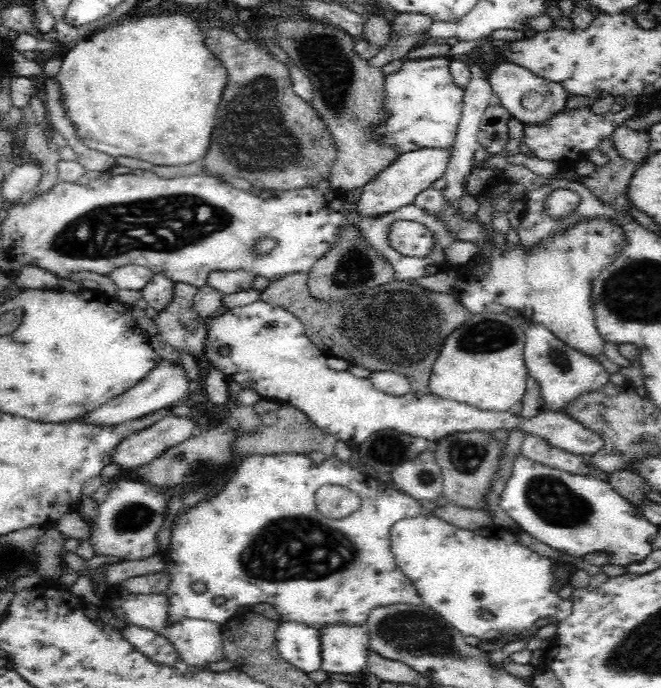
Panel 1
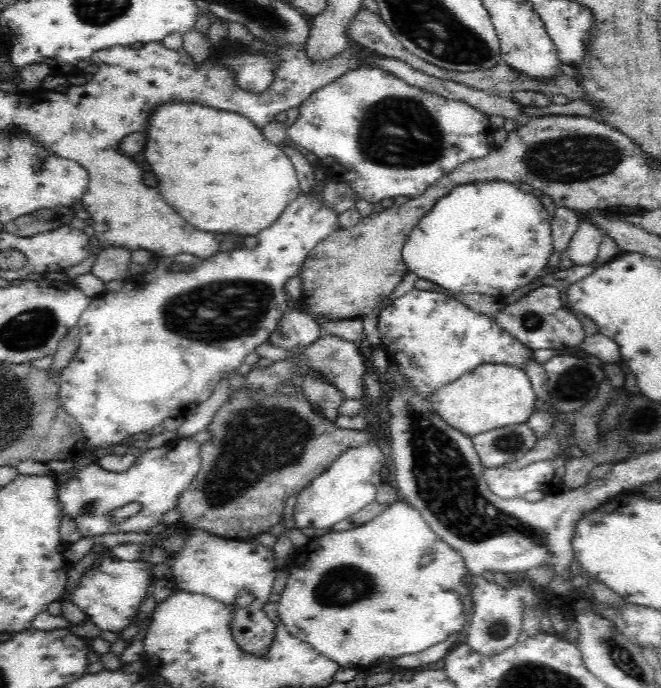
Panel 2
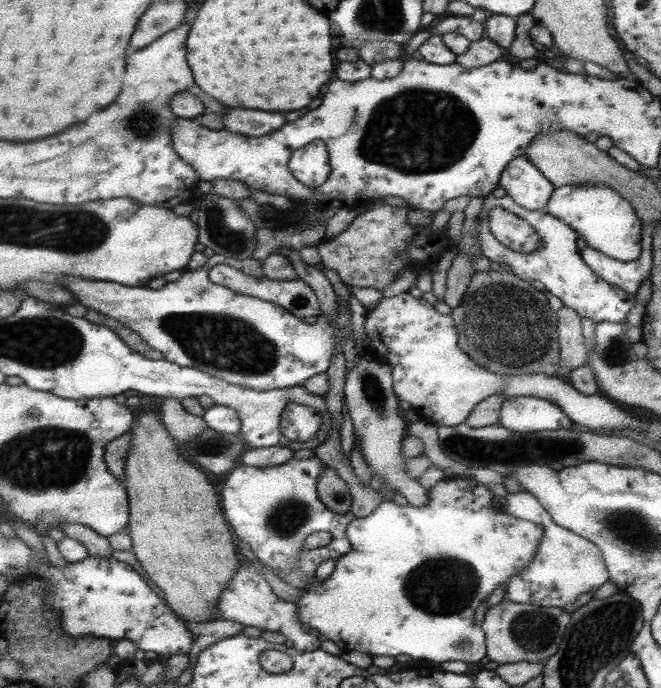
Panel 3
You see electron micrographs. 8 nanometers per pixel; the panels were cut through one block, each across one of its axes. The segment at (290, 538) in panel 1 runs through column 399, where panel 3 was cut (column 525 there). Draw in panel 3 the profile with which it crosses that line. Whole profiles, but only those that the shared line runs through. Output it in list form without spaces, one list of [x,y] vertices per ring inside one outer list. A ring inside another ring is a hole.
[[[530,491],[514,492],[505,498],[506,514],[534,522],[544,532],[538,543],[538,550],[534,553],[534,560],[506,583],[505,598],[516,603],[556,607],[571,613],[594,599],[596,590],[609,580],[609,572],[598,546],[590,539],[554,522],[546,507]]]

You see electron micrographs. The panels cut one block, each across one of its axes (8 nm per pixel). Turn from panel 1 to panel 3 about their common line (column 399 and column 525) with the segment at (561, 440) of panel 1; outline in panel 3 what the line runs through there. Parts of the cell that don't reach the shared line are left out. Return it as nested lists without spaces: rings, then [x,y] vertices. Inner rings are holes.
[[[533,395],[510,396],[501,406],[498,424],[516,432],[572,428],[573,420],[556,403]]]

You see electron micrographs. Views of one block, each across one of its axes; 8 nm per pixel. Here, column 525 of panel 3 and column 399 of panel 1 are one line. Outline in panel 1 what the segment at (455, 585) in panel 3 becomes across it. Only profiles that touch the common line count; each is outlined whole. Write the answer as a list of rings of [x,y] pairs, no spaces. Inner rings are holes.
[[[416,515],[400,519],[392,526],[391,549],[396,564],[413,582],[421,601],[464,636],[490,640],[506,634],[518,634],[529,629],[540,618],[552,617],[556,622],[564,620],[571,613],[571,599],[560,598],[552,590],[552,560],[518,544],[518,540],[510,532],[500,530],[500,526],[464,530],[436,516]],[[480,610],[488,610],[494,618],[486,620],[480,617]]]

